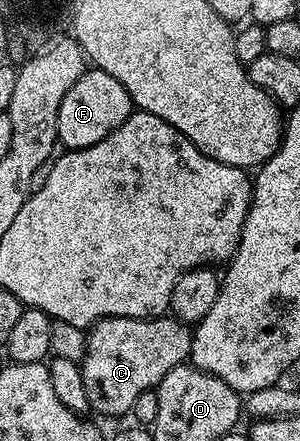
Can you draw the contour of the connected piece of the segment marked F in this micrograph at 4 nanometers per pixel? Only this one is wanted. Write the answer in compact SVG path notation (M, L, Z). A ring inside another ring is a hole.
M87 68L82 71L80 80L68 88L64 100L60 100L60 112L58 113L58 140L66 150L79 150L88 148L108 132L120 128L124 120L132 112L132 103L124 84L116 80L116 76L108 76L108 72L97 68Z

